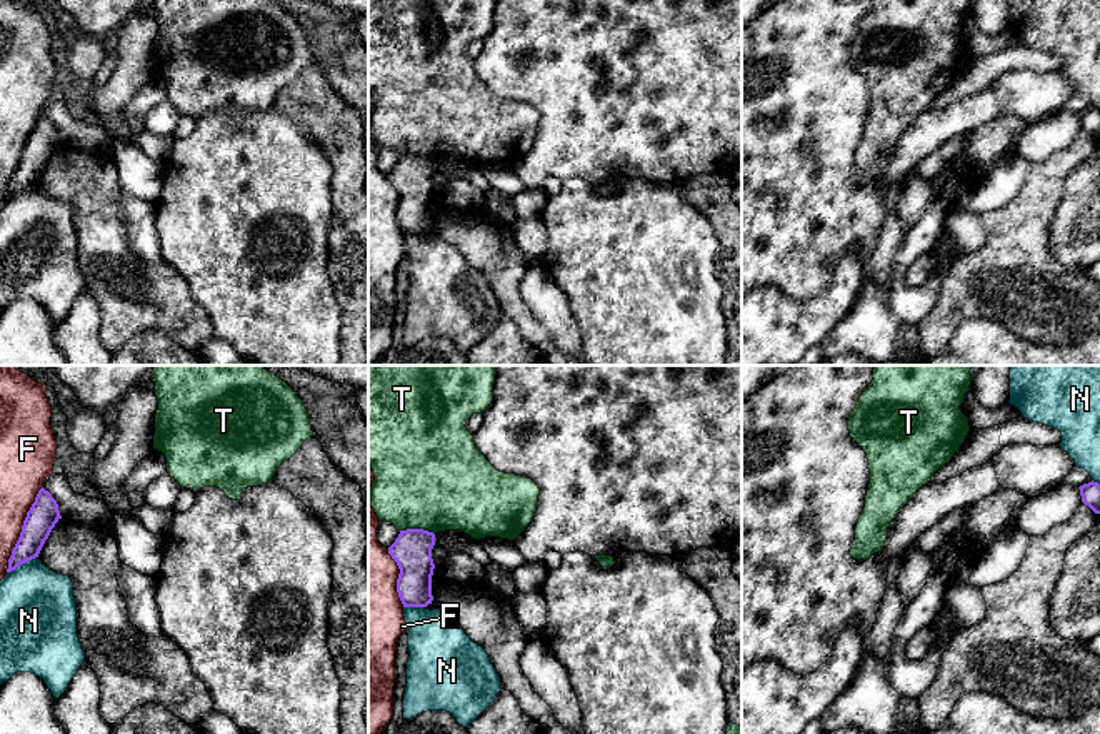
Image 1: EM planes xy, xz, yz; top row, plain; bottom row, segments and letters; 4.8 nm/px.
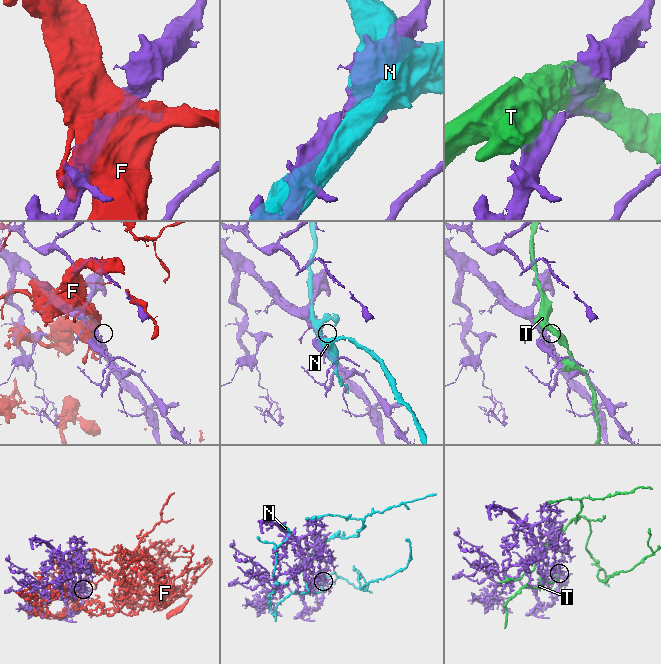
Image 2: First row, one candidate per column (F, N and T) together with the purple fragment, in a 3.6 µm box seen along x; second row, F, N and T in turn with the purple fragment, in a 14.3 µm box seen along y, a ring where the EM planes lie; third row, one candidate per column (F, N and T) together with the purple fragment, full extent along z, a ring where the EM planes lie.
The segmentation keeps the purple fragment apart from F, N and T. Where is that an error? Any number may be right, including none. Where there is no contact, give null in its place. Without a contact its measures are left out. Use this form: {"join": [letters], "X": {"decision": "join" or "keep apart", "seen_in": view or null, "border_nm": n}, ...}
{"join": [], "F": {"decision": "keep apart", "seen_in": "xz", "border_nm": 300}, "N": {"decision": "keep apart", "seen_in": "xy", "border_nm": 170}, "T": {"decision": "keep apart", "seen_in": "xz", "border_nm": 170}}

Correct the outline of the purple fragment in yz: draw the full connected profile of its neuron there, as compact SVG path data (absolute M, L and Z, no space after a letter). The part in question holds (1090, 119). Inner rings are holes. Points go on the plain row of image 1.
M1088 108L1078 113L1082 128L1088 132L1095 140L1100 140L1100 110Z

